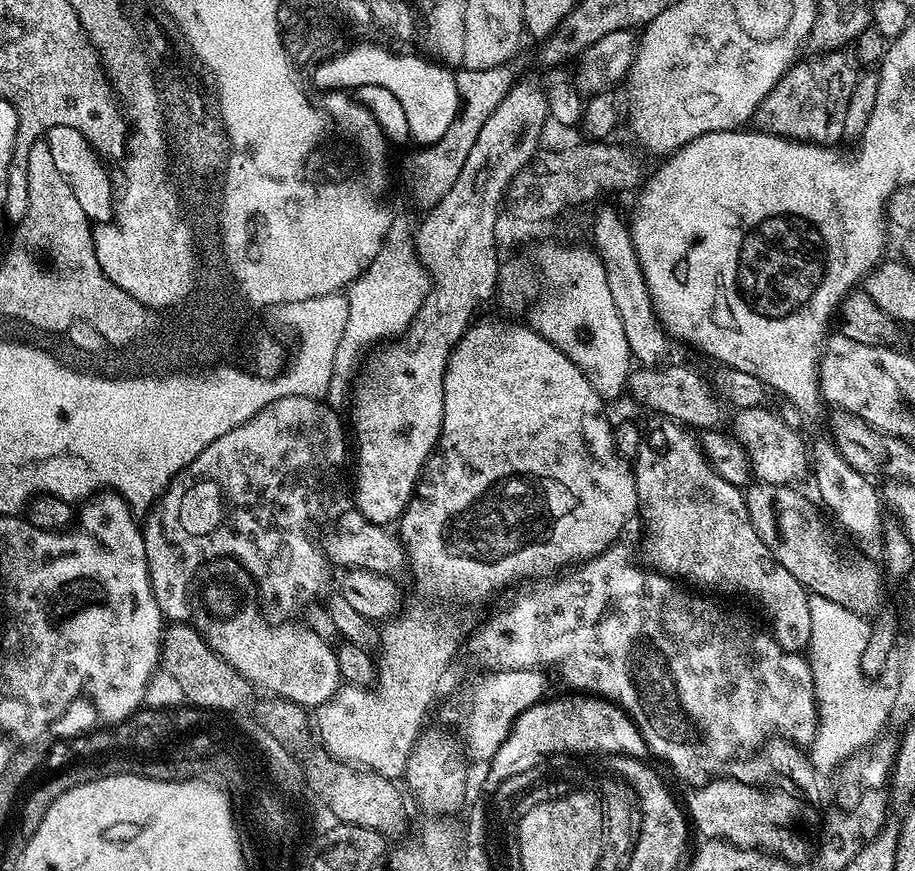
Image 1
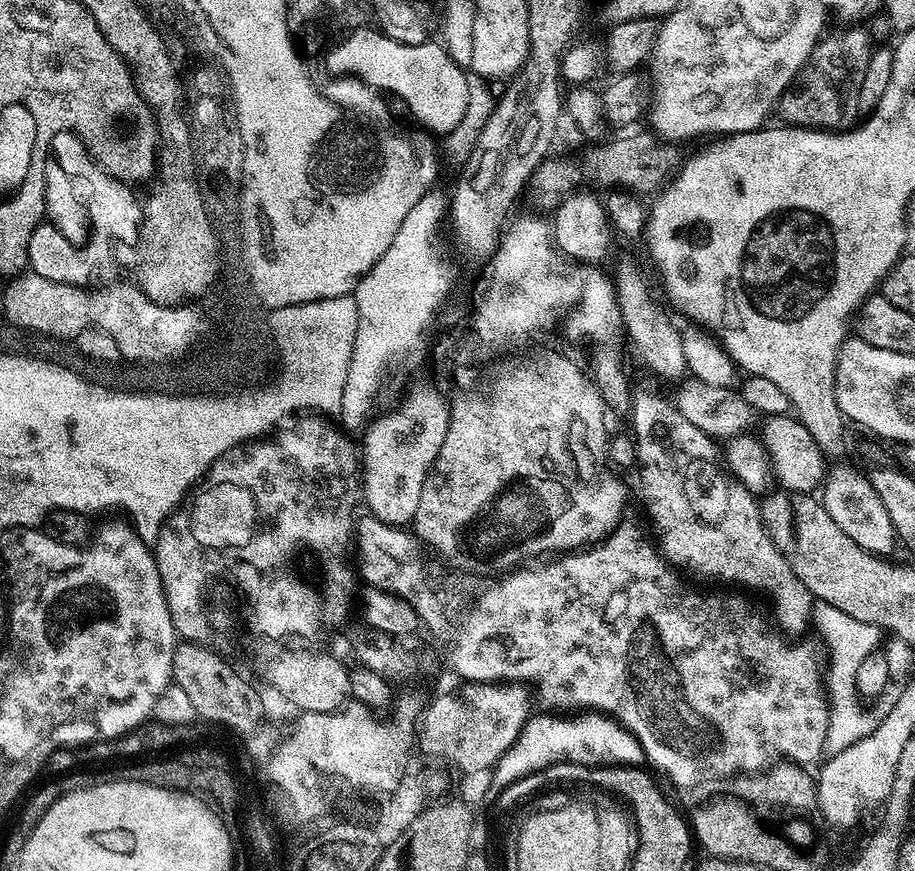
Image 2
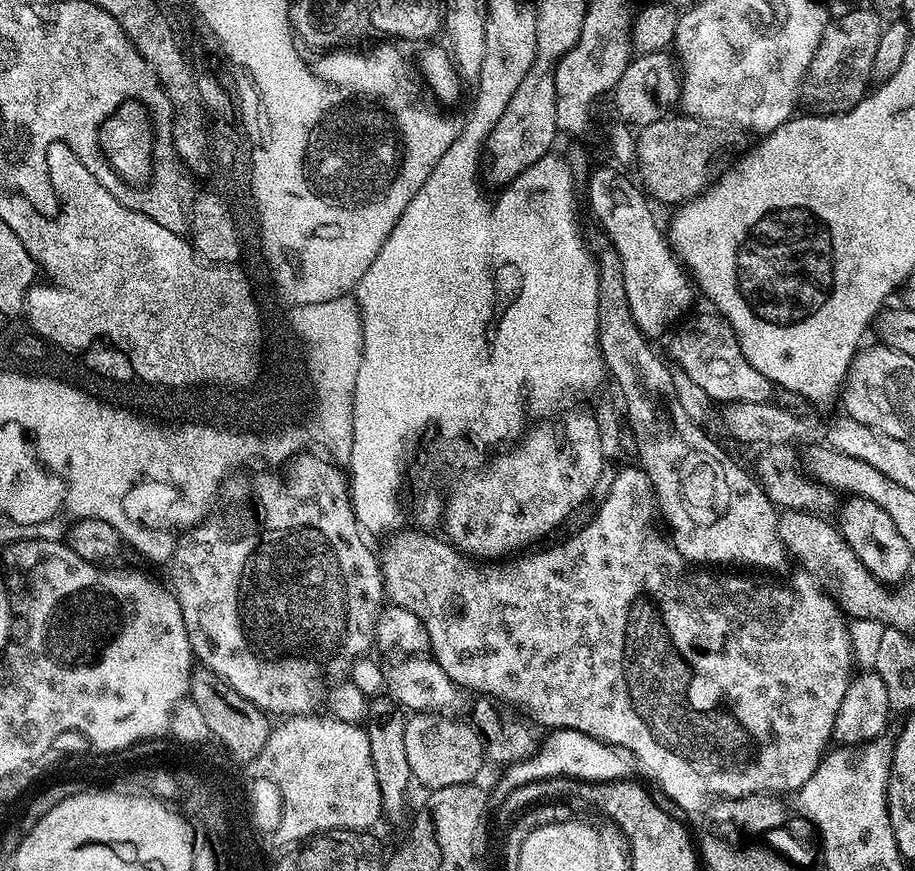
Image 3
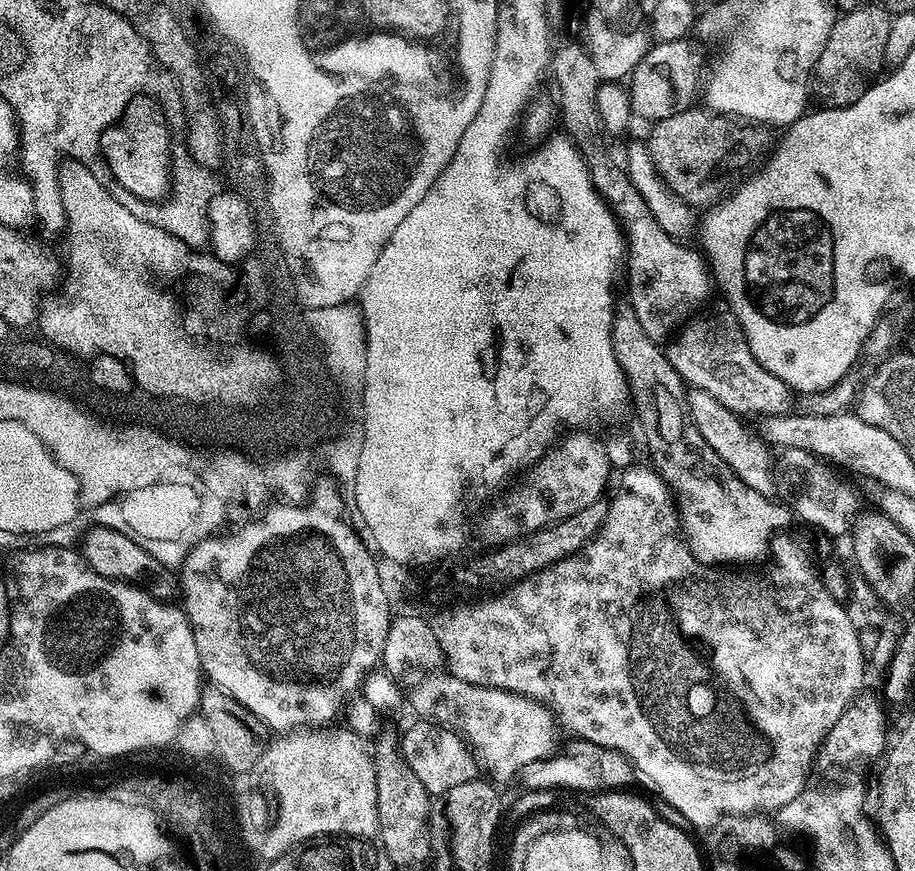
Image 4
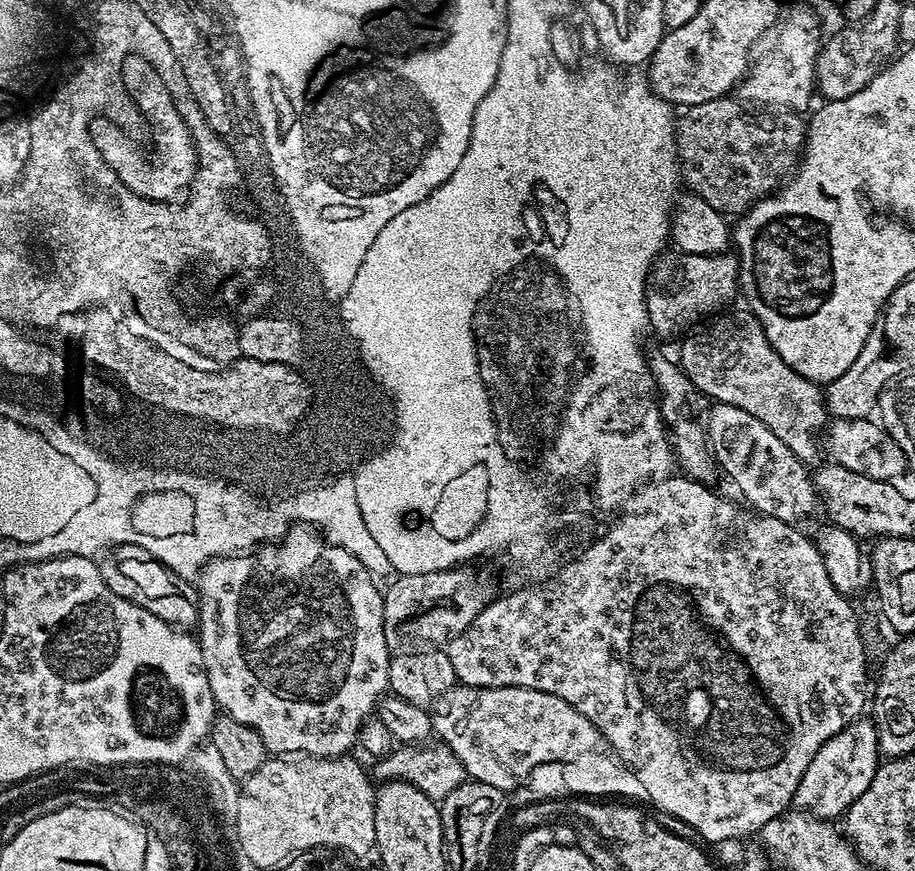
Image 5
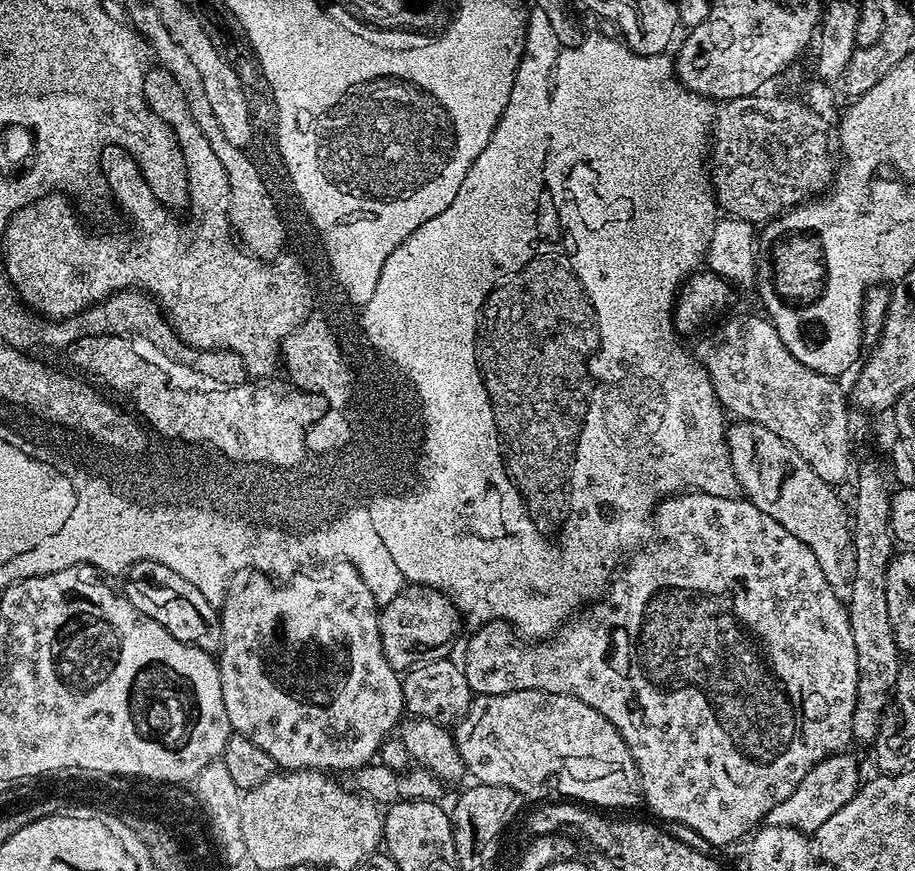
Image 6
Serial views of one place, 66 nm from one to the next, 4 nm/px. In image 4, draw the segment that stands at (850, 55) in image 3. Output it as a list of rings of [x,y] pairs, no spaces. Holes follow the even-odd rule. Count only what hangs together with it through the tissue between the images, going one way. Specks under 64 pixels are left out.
[[[869,2],[853,12],[837,15],[834,30],[830,30],[830,38],[826,46],[822,46],[822,54],[818,54],[814,73],[814,92],[820,95],[821,105],[829,108],[850,106],[881,75],[892,18],[893,13],[879,2]]]

